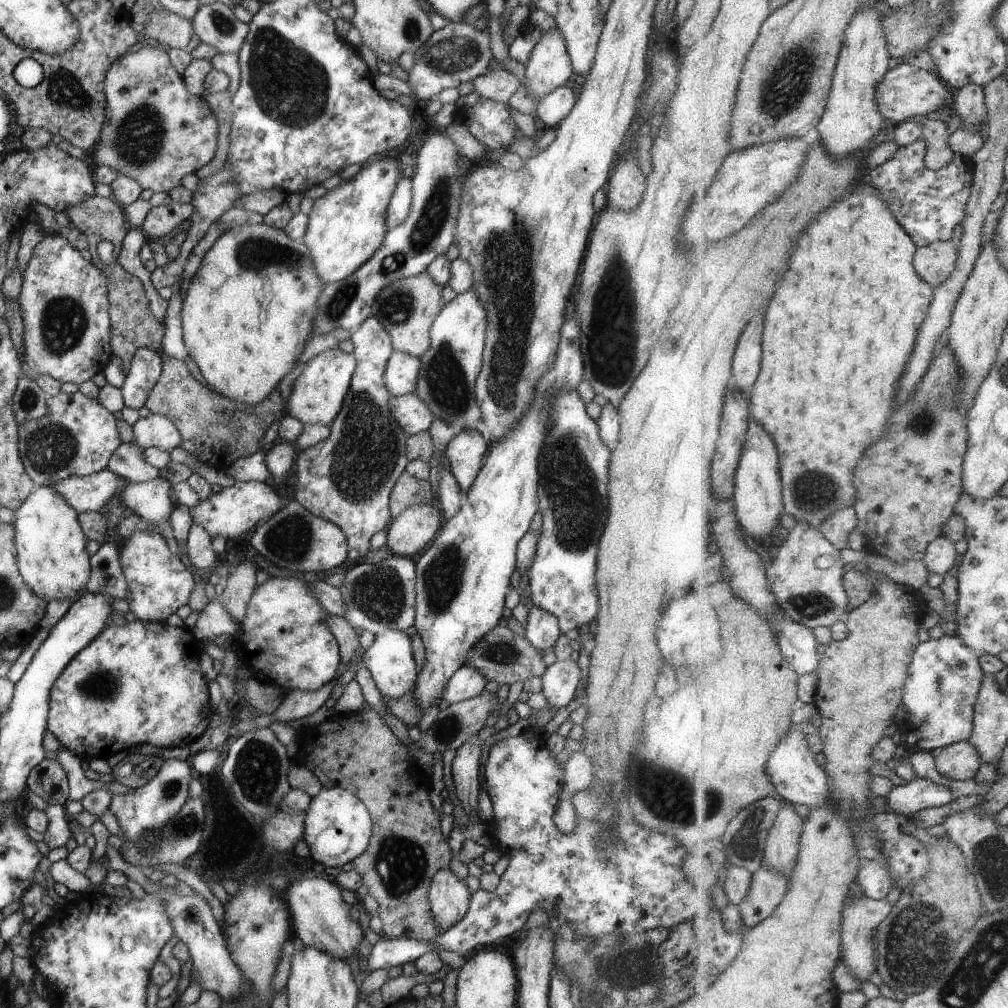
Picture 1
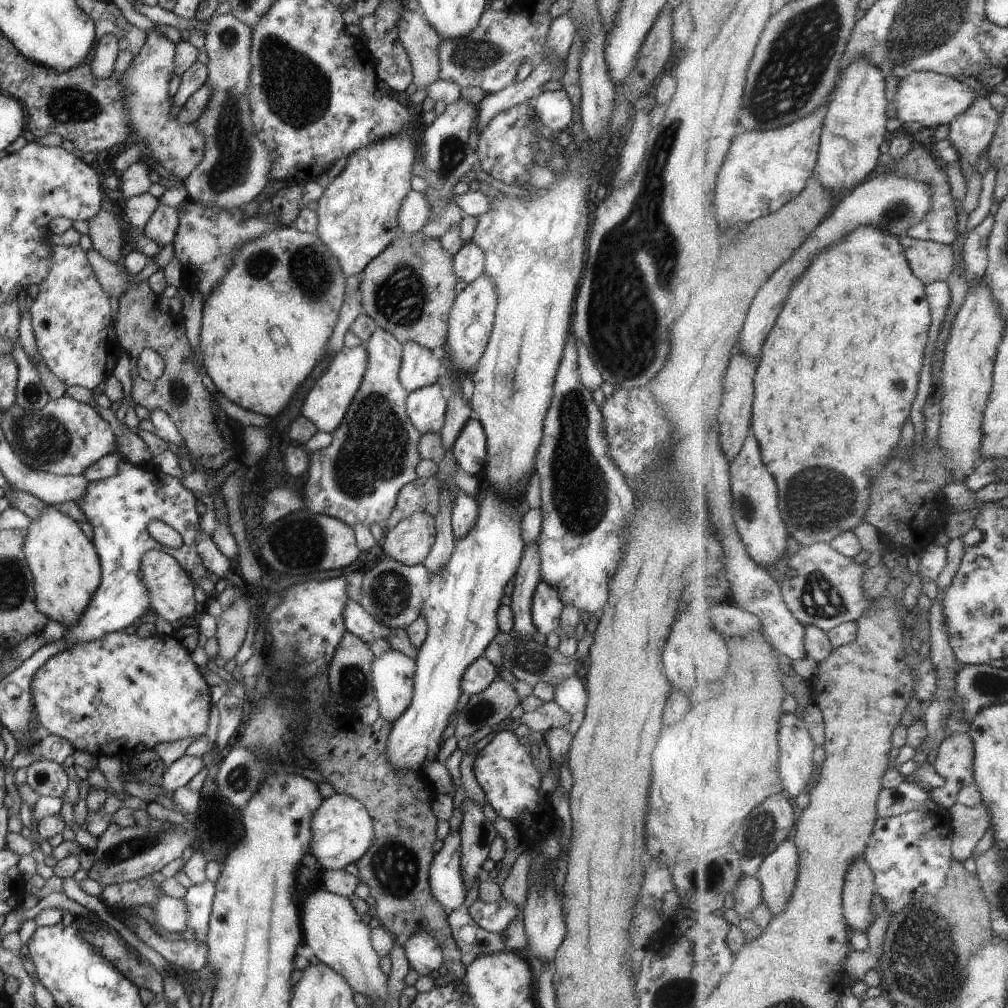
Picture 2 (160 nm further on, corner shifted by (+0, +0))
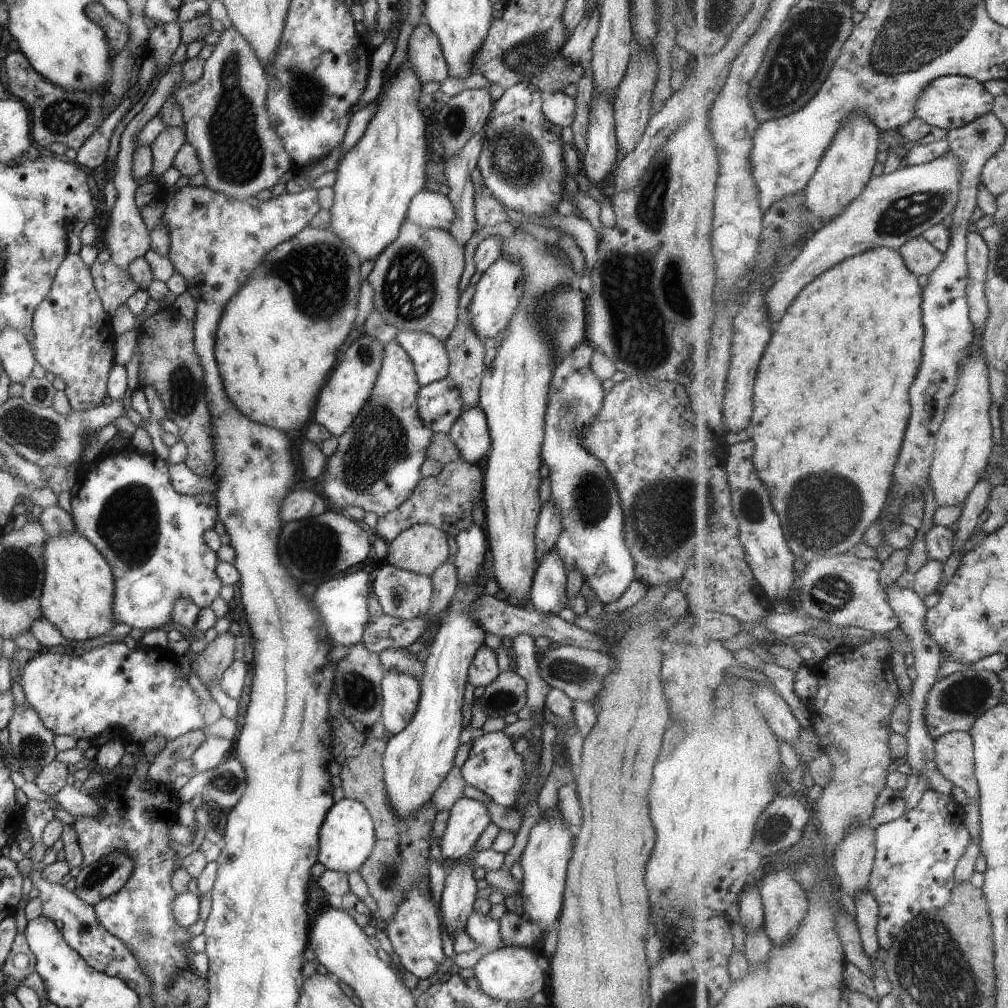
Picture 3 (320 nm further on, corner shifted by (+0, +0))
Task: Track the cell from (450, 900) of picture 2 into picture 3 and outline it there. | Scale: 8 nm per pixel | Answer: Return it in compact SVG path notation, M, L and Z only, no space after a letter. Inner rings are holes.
M459 798L448 811L447 824L439 843L445 860L458 859L471 851L489 822L489 812L481 801Z

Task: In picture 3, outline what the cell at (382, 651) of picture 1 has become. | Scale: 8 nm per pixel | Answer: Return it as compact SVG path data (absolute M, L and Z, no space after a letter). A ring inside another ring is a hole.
M385 672L380 684L382 709L380 722L390 735L403 730L415 712L420 686L407 673Z

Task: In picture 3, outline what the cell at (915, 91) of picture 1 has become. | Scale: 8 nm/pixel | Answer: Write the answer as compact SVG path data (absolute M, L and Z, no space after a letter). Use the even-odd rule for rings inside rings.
M949 75L935 79L925 87L916 106L916 116L931 126L950 131L964 127L978 118L991 113L993 96L985 90L982 82L963 75Z

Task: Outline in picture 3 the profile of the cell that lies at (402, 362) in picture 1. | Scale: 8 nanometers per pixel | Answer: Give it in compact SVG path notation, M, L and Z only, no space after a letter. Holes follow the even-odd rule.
M399 331L393 341L409 355L419 386L438 381L448 373L445 341L419 331Z

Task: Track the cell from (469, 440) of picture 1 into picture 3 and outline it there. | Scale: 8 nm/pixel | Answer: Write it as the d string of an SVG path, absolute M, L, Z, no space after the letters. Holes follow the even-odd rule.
M479 407L463 409L447 433L459 451L459 460L482 464L488 452L490 436L485 415Z

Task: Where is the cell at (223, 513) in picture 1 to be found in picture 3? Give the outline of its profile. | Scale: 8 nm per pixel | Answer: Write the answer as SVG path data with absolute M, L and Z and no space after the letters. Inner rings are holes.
M305 489L291 490L281 502L279 518L281 522L299 520L320 515L326 510L325 501L319 495Z

